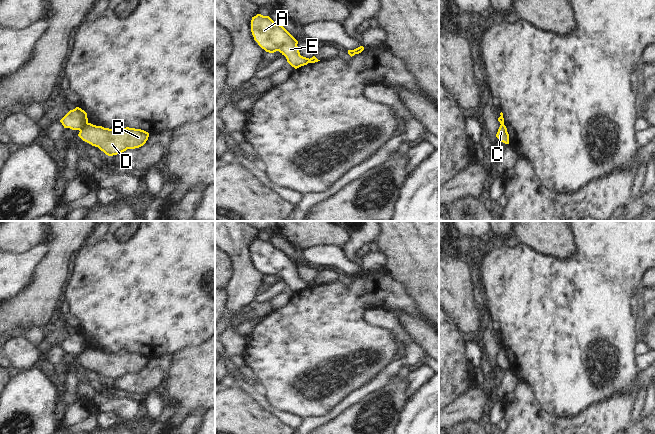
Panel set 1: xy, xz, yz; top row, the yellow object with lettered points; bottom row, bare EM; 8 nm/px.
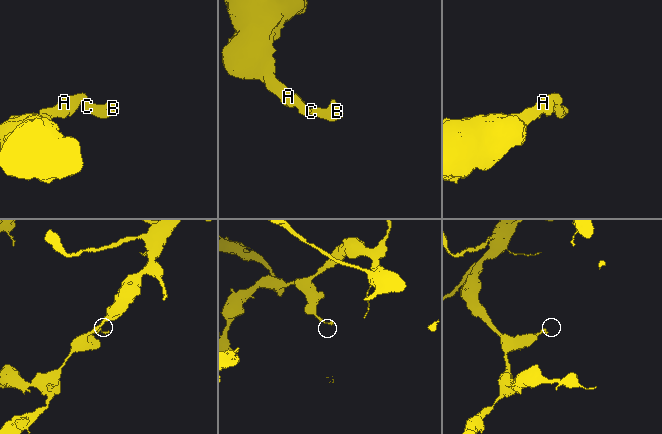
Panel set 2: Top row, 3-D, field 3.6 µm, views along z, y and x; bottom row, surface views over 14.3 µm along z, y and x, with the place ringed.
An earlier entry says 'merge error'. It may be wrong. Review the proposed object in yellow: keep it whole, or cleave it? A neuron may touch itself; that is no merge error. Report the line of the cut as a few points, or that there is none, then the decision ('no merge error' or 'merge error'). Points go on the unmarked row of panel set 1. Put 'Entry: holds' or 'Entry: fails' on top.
Entry: holds
xy (87, 346), (79, 354) | merge error

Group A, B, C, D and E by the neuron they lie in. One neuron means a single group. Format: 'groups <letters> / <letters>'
groups A E / B C D

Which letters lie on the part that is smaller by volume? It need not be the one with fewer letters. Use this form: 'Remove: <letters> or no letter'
Remove: B, C, D.

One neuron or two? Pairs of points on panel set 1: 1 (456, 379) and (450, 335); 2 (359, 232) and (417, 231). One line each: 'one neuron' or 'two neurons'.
1: one neuron
2: two neurons

